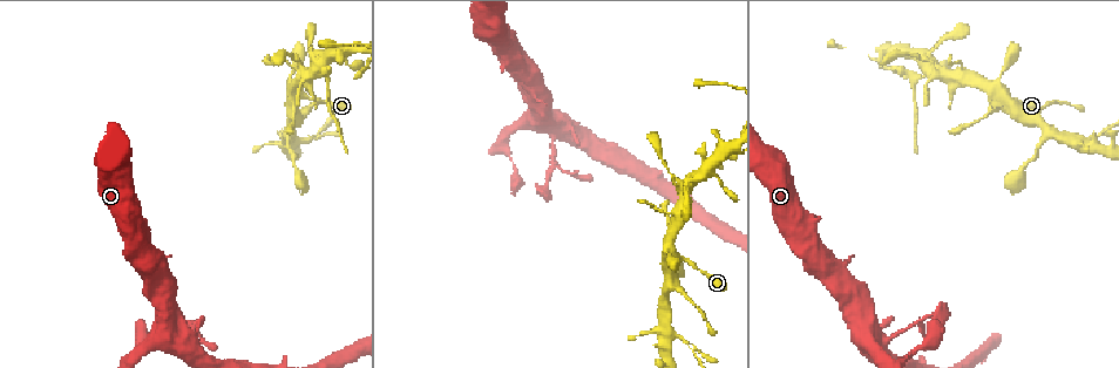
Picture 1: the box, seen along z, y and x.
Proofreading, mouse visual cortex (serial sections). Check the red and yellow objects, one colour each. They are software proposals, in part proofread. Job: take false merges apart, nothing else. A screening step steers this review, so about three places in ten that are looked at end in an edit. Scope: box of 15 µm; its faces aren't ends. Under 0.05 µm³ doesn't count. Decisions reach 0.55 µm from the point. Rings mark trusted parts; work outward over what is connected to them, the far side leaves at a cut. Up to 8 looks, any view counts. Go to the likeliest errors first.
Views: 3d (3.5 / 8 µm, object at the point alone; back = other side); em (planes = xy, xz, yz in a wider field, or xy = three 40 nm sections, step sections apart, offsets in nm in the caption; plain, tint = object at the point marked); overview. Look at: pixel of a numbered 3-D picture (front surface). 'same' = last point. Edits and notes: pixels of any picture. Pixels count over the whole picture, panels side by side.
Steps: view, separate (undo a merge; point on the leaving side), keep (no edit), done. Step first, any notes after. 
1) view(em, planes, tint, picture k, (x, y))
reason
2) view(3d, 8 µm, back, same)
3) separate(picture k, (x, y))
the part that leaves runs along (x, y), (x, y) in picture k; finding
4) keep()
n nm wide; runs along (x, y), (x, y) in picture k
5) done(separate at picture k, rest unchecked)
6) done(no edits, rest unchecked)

view(3d, 3.5 µm, picture 1, (327, 77))
abrupt turn

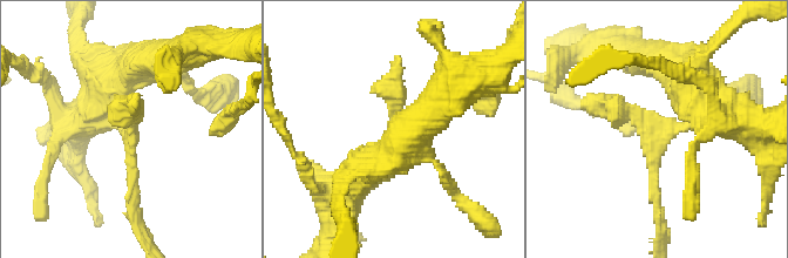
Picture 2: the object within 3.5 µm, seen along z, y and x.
view(em, xy, step 2, tint, picture 2, (664, 127))

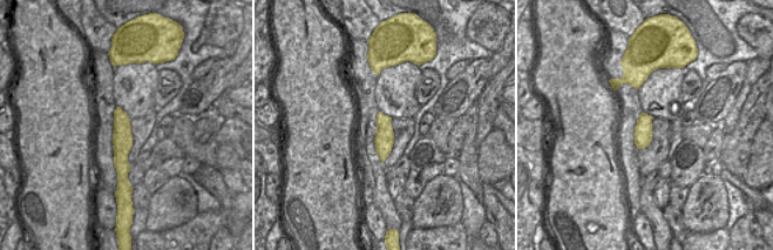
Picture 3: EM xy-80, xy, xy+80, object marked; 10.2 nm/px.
view(em, planes, tint, same)
cut it another way

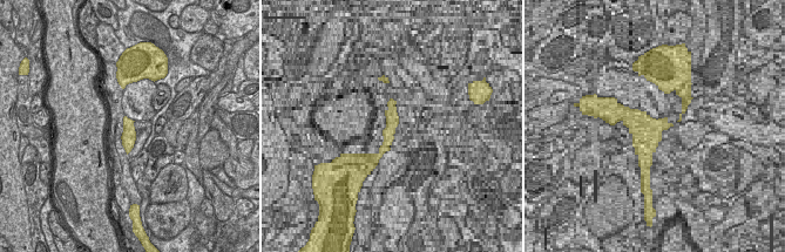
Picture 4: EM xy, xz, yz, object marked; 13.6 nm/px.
separate(picture 2, (130, 135))
the part that leaves runs along (126, 126), (133, 136), (136, 226) in picture 2; two cells meet here

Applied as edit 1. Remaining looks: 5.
view(3d, 3.5 µm, picture 1, (912, 325))
branch point

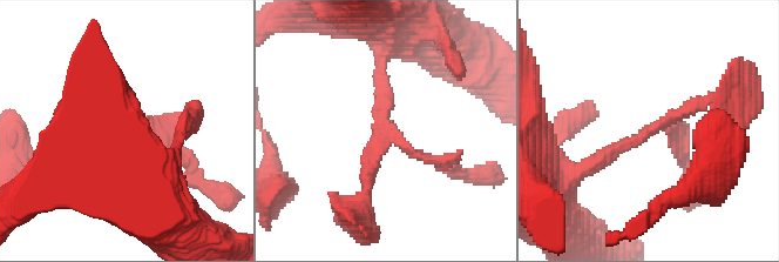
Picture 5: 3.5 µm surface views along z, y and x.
view(em, xy, step 5, tint, picture 5, (647, 131))

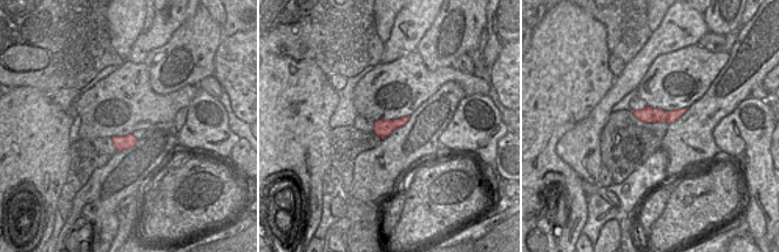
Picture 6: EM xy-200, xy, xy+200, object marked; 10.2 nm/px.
separate(picture 5, (167, 135))
border along (392, 121), (404, 124) in picture 6; a second cell is stuck on

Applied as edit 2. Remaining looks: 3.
view(overview)
redraw

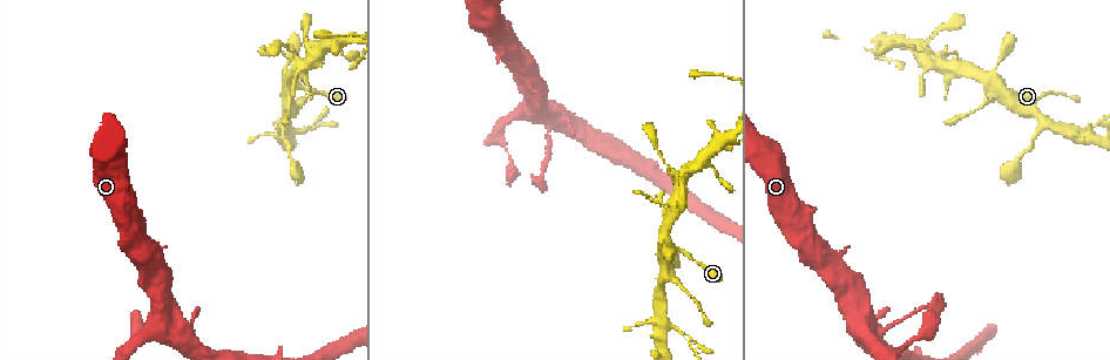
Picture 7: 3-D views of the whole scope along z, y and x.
view(3d, 3.5 µm, picture 7, (668, 276))
abrupt turn

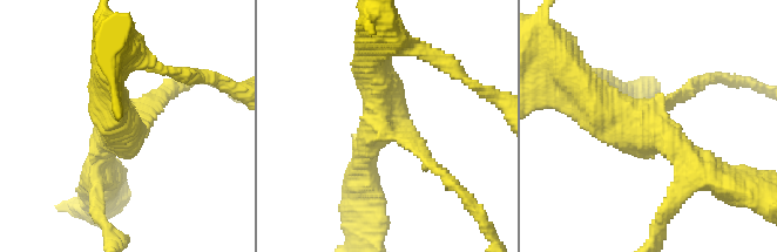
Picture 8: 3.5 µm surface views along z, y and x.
view(em, xy, step 3, tint, picture 8, (653, 112))
3 arms; arms of 150, 350, 450 nm

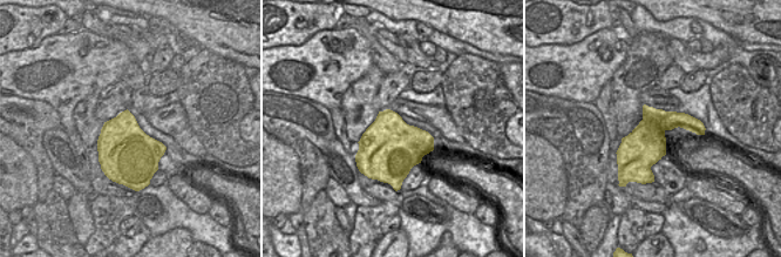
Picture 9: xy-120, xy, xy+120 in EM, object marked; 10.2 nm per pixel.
keep()
runs along (585, 90), (701, 174) in picture 8; one cell here

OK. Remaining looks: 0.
done(separate at picture 2, separate at picture 5, rest unchecked)

